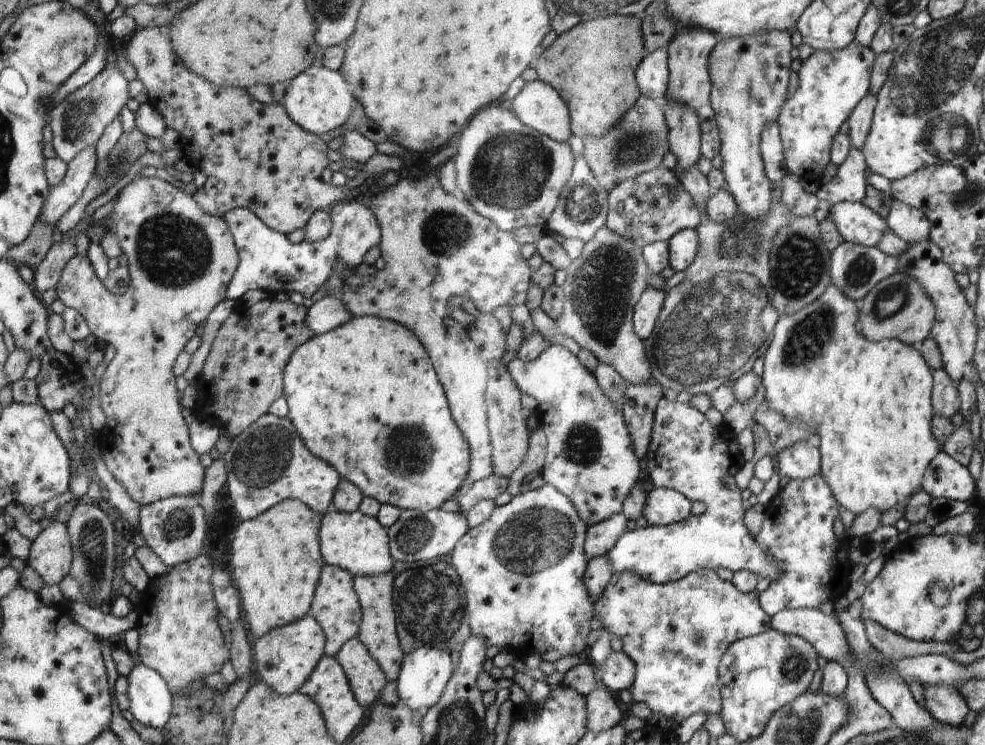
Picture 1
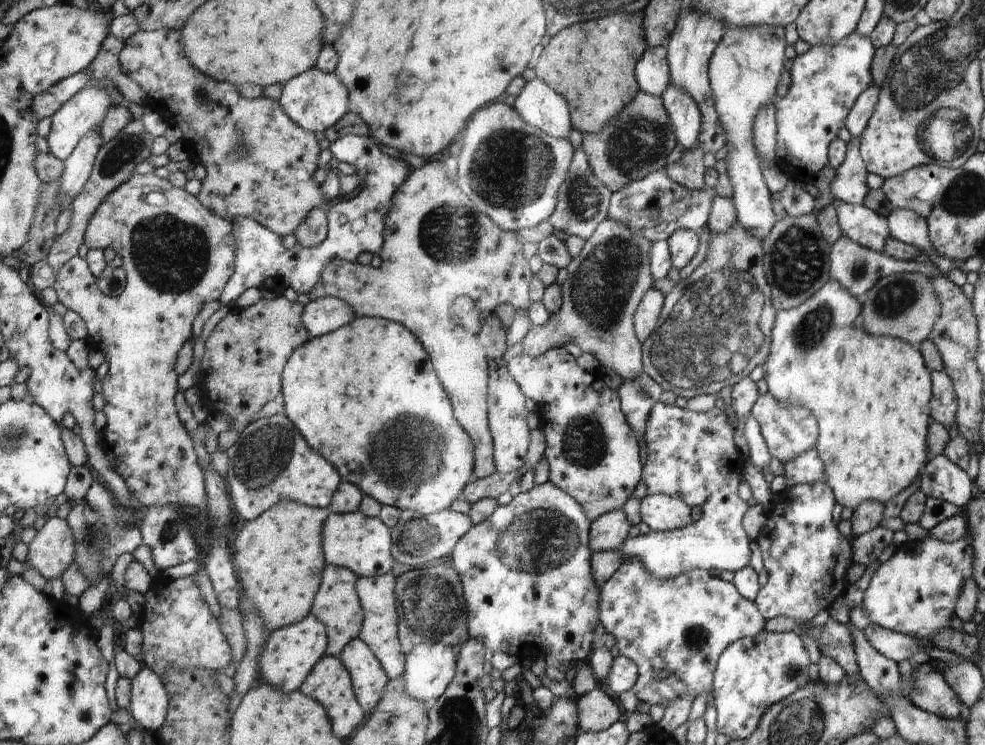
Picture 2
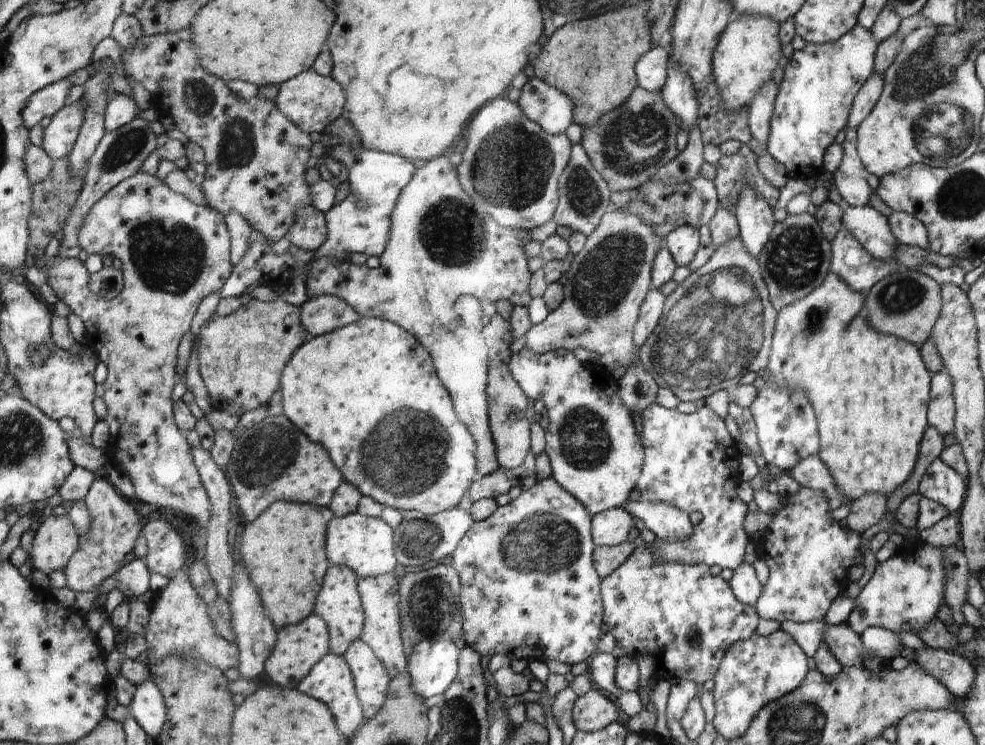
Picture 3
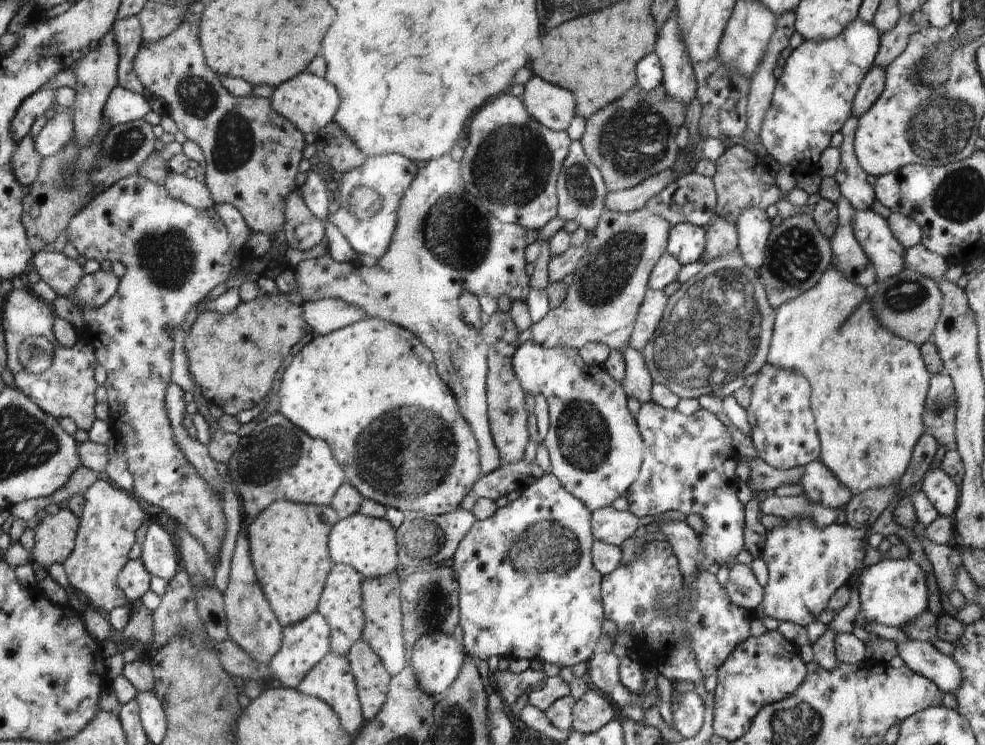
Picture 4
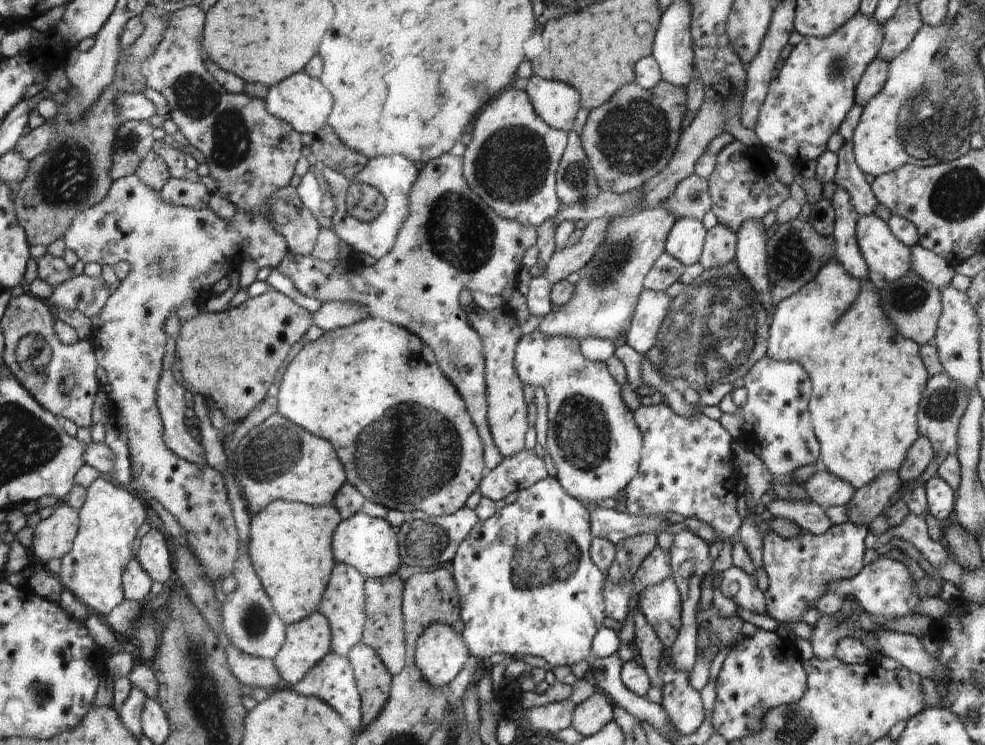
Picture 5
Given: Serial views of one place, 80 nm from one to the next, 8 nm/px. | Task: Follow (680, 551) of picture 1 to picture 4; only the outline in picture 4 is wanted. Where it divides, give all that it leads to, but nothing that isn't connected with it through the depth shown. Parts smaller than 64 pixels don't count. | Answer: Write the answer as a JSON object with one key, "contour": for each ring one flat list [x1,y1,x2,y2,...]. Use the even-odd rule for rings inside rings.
{"contour":[[652,400,641,404,636,420,643,432,646,452,640,476,627,490,630,494,627,500,634,503,634,512,642,520,660,513,672,512,673,509,679,509,686,514,698,514,706,523,706,530,700,535,700,540,709,562,717,562,720,566,728,562,736,564,735,558,744,548,744,506,736,498,739,478,734,470,738,469,728,428,707,409,700,409,686,416,678,409,665,409]]}

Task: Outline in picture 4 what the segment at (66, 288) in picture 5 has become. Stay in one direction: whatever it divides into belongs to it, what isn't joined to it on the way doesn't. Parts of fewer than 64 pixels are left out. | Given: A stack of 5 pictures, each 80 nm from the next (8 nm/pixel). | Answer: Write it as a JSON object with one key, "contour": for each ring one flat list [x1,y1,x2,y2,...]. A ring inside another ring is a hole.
{"contour":[[102,269,94,274,87,274,80,282,80,288,76,288,76,300,78,306,104,306,116,294,120,279,112,271]]}

